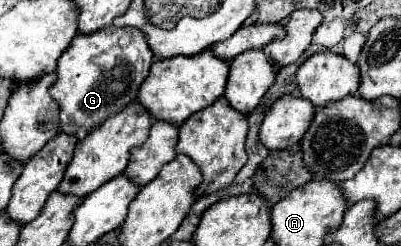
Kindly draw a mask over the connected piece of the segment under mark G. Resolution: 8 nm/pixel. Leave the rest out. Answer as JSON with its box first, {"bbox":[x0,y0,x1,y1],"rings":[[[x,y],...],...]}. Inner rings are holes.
{"bbox":[49,26,153,140],"rings":[[[109,26],[87,36],[77,34],[69,48],[61,54],[57,64],[57,80],[53,88],[49,88],[51,98],[59,104],[61,110],[61,132],[83,140],[89,132],[93,132],[93,128],[99,128],[107,118],[129,106],[137,98],[137,90],[149,74],[151,64],[153,52],[145,44],[145,36],[137,28]],[[121,40],[129,40],[129,46]],[[115,46],[121,50],[117,64],[111,70],[101,70],[101,66],[95,60]]]}

